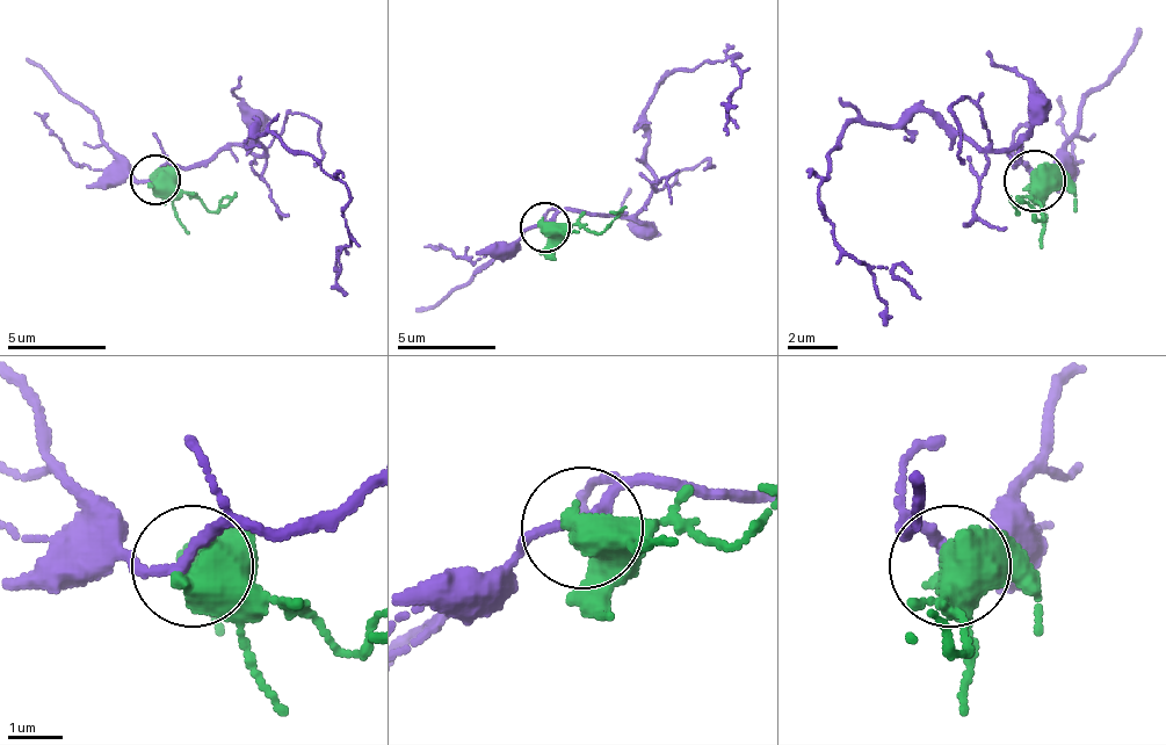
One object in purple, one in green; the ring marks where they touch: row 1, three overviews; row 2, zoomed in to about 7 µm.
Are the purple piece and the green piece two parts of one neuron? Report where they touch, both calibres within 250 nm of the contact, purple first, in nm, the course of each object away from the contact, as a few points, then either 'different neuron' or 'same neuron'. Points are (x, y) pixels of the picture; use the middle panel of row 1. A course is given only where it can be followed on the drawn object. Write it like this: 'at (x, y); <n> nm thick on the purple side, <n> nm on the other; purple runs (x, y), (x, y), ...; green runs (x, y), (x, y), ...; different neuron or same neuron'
at (544, 226); 180 nm thick on the purple side, 750 nm on the other; purple runs (543, 225), (563, 210), (632, 216), (652, 190), (647, 96), (737, 52), (741, 81), (726, 136); green runs (543, 225), (603, 230), (628, 205); different neuron

